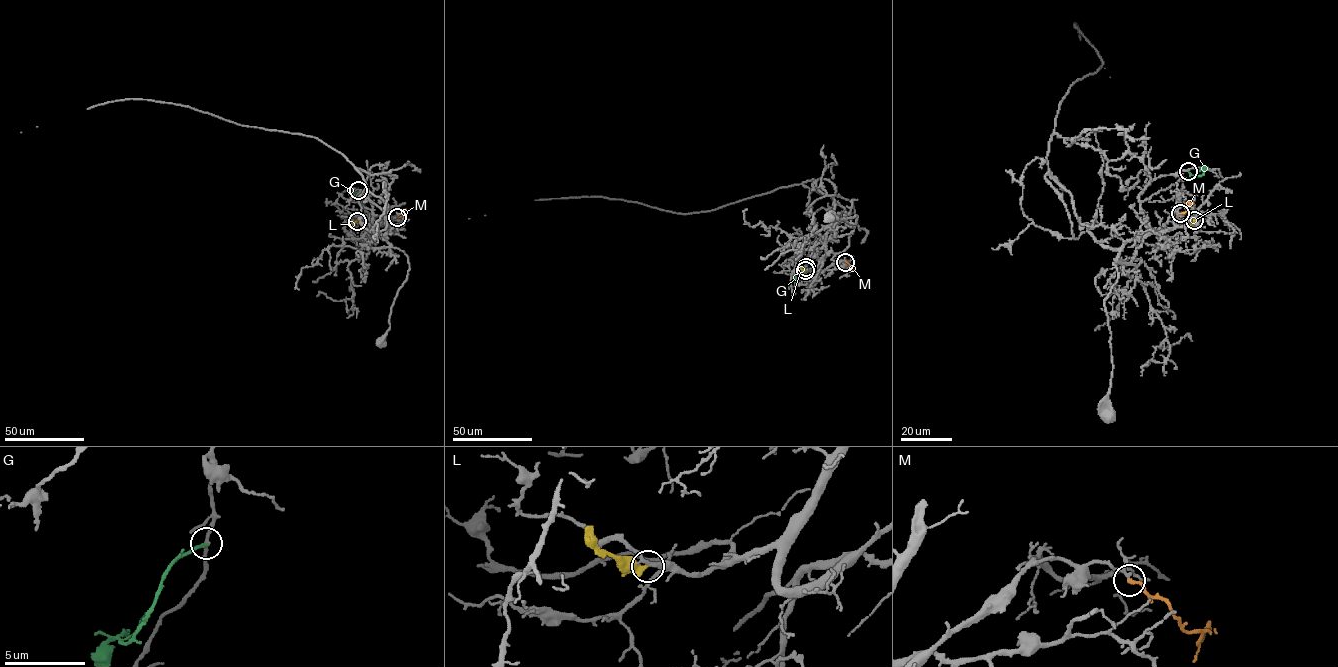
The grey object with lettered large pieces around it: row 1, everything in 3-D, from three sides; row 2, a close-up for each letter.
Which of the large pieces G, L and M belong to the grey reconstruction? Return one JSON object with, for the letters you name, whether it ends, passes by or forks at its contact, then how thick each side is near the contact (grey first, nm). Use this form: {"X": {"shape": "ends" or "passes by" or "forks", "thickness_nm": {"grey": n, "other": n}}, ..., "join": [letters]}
{"M": {"shape": "ends", "thickness_nm": {"grey": 160, "other": 240}}, "join": ["M"]}

